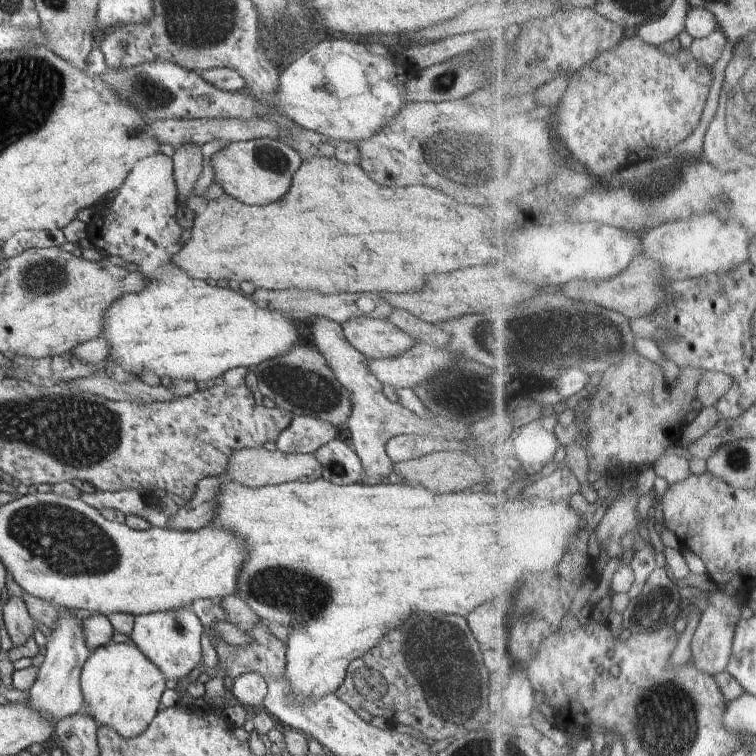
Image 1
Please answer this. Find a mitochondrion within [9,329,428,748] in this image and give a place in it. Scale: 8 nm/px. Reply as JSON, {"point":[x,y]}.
{"point":[296,592]}

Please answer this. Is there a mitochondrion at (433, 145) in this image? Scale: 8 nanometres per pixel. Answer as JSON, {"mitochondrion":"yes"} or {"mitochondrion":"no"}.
{"mitochondrion":"yes"}

